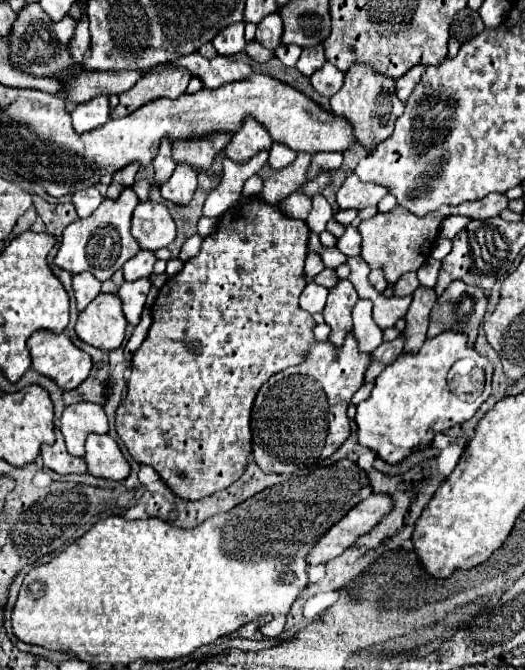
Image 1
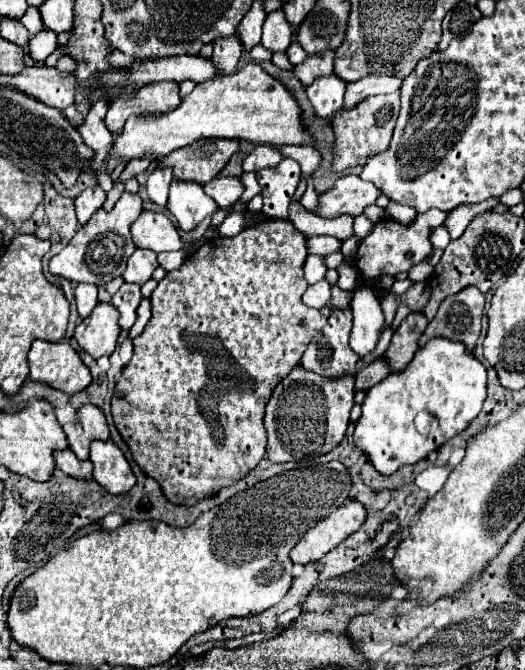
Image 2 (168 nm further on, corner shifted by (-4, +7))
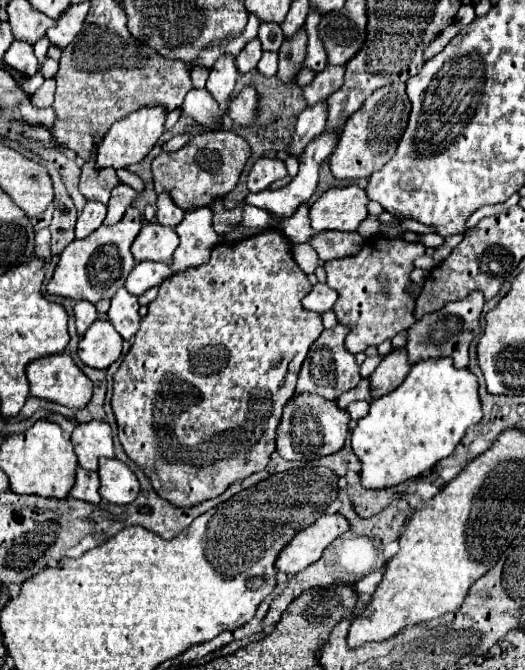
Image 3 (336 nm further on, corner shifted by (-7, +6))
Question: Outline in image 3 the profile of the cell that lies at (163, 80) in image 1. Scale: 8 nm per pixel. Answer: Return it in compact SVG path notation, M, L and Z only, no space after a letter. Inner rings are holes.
M144 106L128 116L124 116L122 120L118 120L116 124L112 124L112 128L104 134L104 140L98 146L96 152L96 166L98 168L128 168L130 164L140 162L150 148L156 144L156 140L160 138L160 134L164 132L164 122L166 122L166 108L164 106Z

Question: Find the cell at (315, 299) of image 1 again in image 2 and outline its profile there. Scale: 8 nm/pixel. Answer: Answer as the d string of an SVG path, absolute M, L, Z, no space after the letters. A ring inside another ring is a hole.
M323 279L315 285L311 285L305 293L303 293L303 303L307 307L315 307L315 309L323 309L329 305L331 299L331 285Z

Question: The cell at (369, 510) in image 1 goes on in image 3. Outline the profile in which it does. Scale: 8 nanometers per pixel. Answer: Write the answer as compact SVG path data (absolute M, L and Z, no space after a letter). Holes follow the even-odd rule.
M342 514L322 516L312 526L304 528L294 536L292 542L286 544L286 548L280 552L276 560L276 568L280 572L302 572L306 566L316 562L324 548L350 530L350 522Z

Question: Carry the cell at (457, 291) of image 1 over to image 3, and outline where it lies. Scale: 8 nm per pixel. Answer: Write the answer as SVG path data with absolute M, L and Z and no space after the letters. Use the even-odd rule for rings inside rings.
M470 292L464 300L456 300L446 304L442 310L432 312L418 320L410 330L408 330L408 360L410 364L416 364L426 358L434 356L450 356L454 360L456 368L466 368L468 366L468 348L470 342L480 334L480 314L484 308L484 294L482 292Z

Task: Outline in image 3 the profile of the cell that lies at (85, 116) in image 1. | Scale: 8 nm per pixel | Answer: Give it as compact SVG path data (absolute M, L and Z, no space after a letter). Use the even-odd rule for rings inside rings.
M96 152L84 162L82 176L80 176L80 192L86 200L98 200L108 204L112 188L120 184L114 168L96 168Z

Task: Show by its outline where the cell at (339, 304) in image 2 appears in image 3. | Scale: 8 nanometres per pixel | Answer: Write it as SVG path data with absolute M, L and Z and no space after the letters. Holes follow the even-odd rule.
M372 236L364 242L356 256L330 260L324 264L328 272L328 286L338 292L334 312L340 324L348 324L352 332L346 336L346 348L352 354L364 352L368 346L378 346L386 338L394 338L398 332L410 328L414 320L414 296L406 292L410 284L410 272L414 260L426 254L426 246L420 242L408 242L404 236L384 238Z

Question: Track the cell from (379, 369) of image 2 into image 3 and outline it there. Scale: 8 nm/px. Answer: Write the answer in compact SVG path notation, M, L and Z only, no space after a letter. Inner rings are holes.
M368 378L360 380L360 384L356 388L344 392L344 396L340 396L336 402L338 402L340 408L346 408L354 400L366 400L366 402L372 400L372 386L370 386L370 380Z

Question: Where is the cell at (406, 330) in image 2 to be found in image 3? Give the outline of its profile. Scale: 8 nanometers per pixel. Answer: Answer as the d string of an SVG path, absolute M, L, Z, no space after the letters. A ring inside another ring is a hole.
M394 348L390 354L382 358L378 368L370 376L372 396L380 398L392 392L394 388L398 388L398 384L404 382L408 372L410 372L410 364L408 364L406 348Z

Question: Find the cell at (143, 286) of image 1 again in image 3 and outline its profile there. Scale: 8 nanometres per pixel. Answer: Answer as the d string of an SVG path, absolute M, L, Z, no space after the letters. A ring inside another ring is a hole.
M120 288L110 304L110 322L116 328L116 332L130 340L138 328L140 328L140 314L138 314L138 298L126 292L126 288Z

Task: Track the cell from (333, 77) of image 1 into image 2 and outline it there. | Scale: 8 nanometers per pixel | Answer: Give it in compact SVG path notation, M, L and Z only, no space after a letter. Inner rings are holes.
M335 75L325 79L317 79L317 83L307 87L307 97L317 117L327 117L341 107L341 99L345 95L345 85Z

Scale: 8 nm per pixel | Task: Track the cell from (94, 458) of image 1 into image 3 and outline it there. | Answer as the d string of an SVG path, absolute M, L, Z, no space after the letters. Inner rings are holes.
M104 458L98 466L100 496L112 504L130 504L138 496L138 478L116 458Z

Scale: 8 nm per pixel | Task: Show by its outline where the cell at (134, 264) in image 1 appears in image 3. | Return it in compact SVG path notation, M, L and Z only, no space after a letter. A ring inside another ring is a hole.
M150 260L138 262L126 280L126 290L134 296L140 296L148 288L162 284L168 276L172 276L172 270L168 268L168 264L150 262Z

